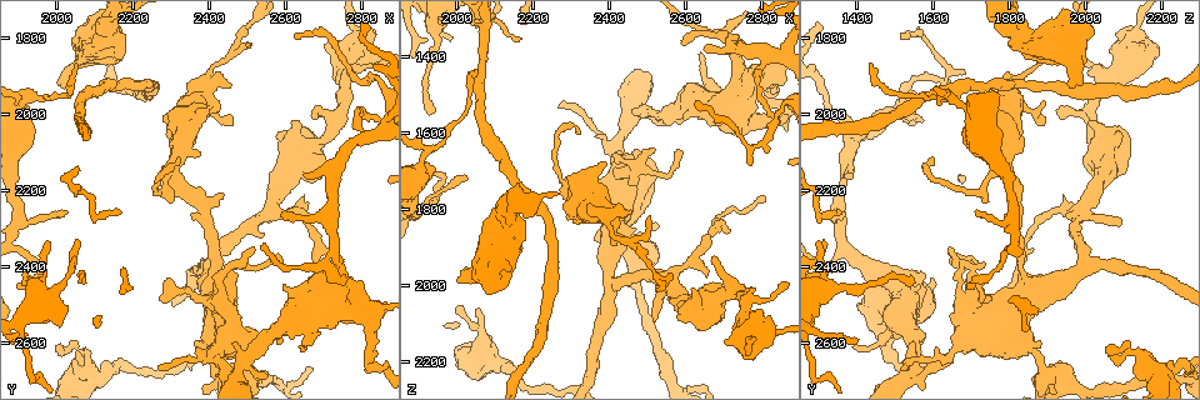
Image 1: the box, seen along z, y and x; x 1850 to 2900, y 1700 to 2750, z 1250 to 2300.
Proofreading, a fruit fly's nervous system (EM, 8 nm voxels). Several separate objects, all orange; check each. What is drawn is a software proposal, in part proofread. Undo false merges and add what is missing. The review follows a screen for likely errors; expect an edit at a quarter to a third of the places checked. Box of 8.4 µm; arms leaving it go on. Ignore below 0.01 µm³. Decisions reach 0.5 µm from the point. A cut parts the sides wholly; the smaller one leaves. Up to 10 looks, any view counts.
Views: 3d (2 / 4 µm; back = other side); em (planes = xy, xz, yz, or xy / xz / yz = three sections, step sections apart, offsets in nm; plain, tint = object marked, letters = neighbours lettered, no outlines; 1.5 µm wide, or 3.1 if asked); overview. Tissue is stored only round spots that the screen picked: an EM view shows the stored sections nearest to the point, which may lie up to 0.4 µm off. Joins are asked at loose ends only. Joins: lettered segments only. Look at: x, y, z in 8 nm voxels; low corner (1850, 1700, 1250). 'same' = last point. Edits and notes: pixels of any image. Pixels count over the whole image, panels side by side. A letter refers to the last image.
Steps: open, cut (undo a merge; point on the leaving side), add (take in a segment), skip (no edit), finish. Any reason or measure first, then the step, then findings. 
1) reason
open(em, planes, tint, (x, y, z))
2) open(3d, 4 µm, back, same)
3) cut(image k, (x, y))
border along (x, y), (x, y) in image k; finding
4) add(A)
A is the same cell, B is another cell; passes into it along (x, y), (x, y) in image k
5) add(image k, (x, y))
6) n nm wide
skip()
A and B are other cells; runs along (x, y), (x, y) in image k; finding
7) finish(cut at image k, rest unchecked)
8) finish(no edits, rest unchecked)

free end
open(em, planes, letters, (2455, 2030, 1895))

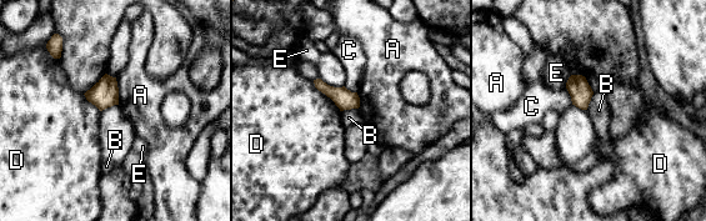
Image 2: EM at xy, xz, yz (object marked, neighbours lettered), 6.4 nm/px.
skip()
A, B, C, D and E are other cells; border along (357, 108), (341, 111) in image 2; no lettered segment goes on from it

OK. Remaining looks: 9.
sharp bend
open(3d, 2 µm, (2755, 1925, 2050))

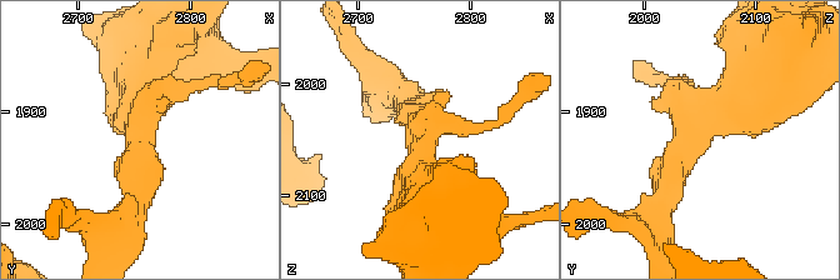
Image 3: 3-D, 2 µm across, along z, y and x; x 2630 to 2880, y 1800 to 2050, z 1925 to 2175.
need the tissue
open(em, xz, step 8, tint, (2754, 1918, 2044))

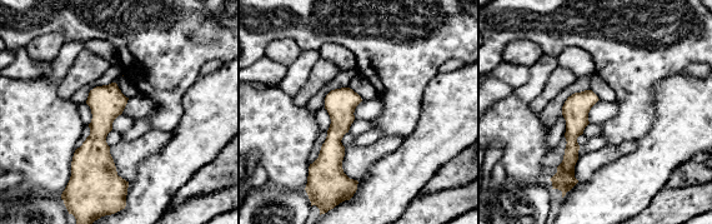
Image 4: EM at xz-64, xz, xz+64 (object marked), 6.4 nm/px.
open(em, yz, step 4, letters, same)

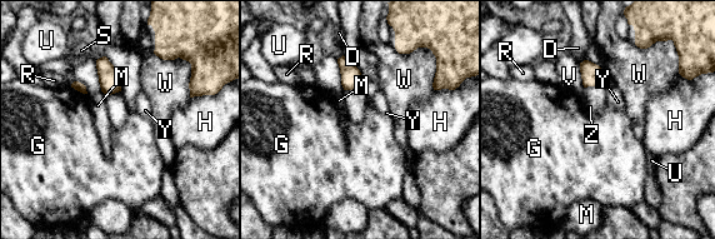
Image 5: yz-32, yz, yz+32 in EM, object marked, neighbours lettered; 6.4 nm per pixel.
V touches over 200 nm
skip()
D, G, H, M, R, S, U, V, W, Y and Z are other cells; continuous, no second neuron

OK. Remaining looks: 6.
calibre changes
open(em, planes, plain, (2465, 2395, 1700))

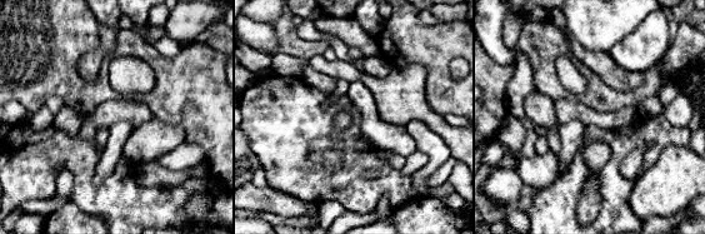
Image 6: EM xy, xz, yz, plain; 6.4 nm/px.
with the object marked
open(em, planes, tint, same)

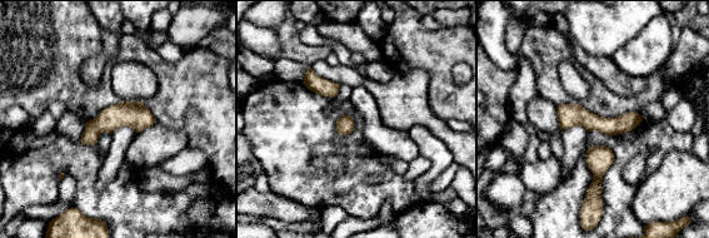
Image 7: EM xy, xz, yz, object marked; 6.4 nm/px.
what lies round it
open(em, planes, letters, same)

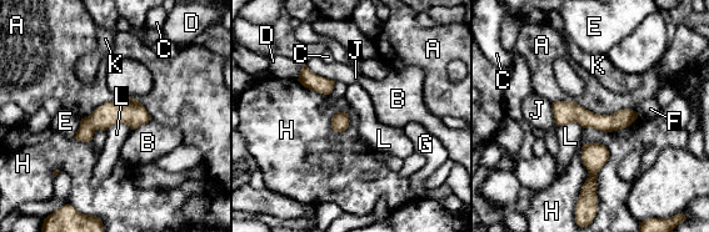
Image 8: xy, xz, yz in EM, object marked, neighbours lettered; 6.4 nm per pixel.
skip()
A, B, C, D, E, F, G, H, J, K and L are other cells; border along (553, 101), (635, 112) in image 8; all the same neuron

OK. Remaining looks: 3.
tapers out
open(em, planes, letters, (2030, 2250, 1710))

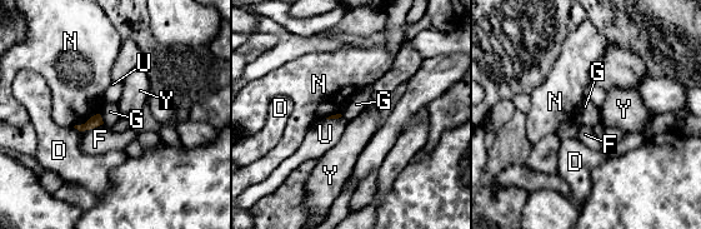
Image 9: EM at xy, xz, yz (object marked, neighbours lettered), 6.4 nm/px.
skip()
D, F, G, N, U and Y are other cells; border along (99, 114), (104, 123) in image 9; none of them fits

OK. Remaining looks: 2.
finish(no edits, rest unchecked)

